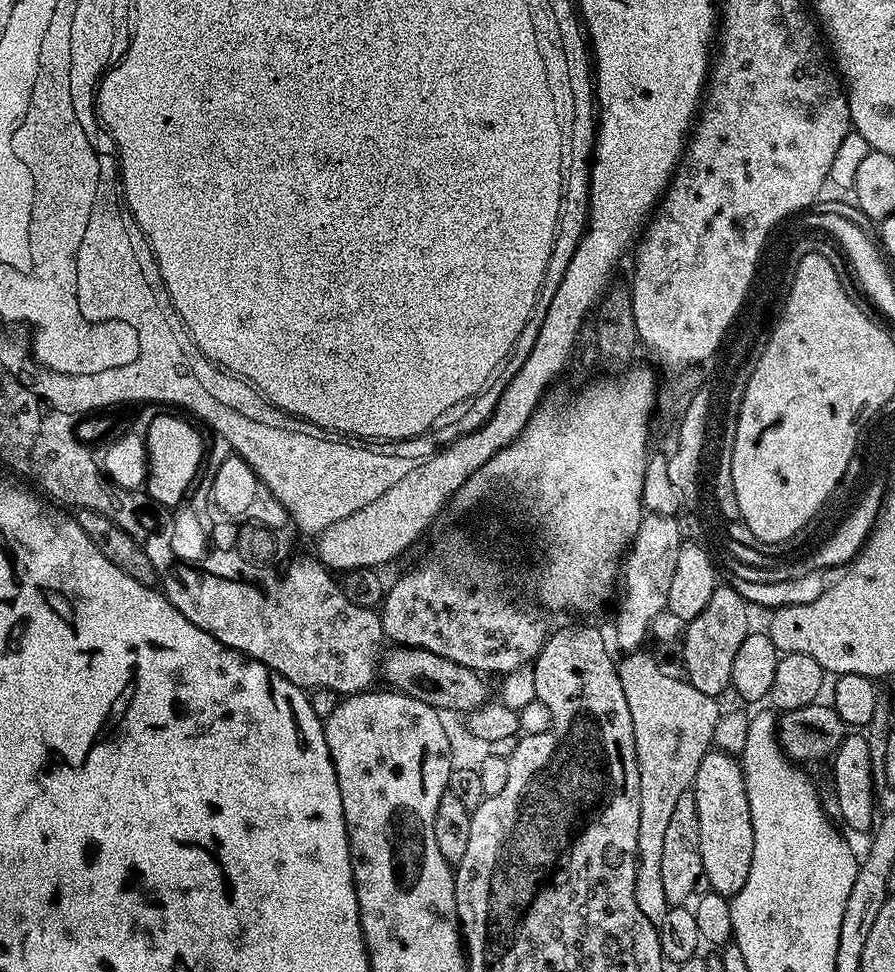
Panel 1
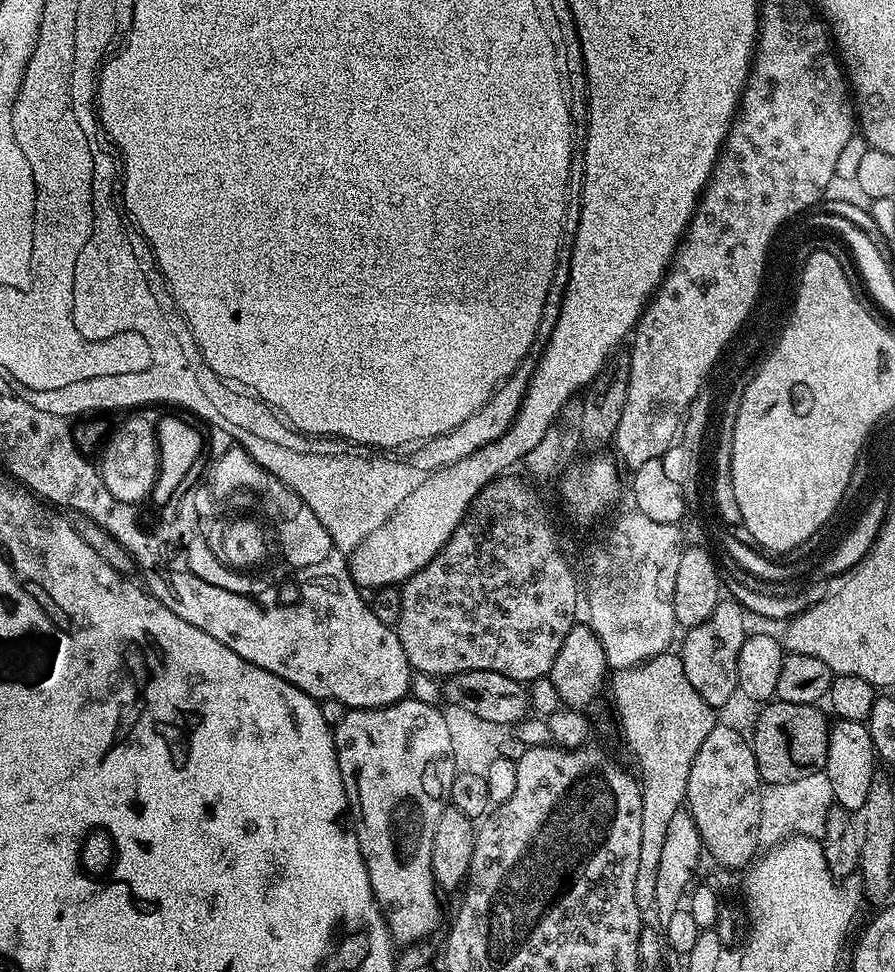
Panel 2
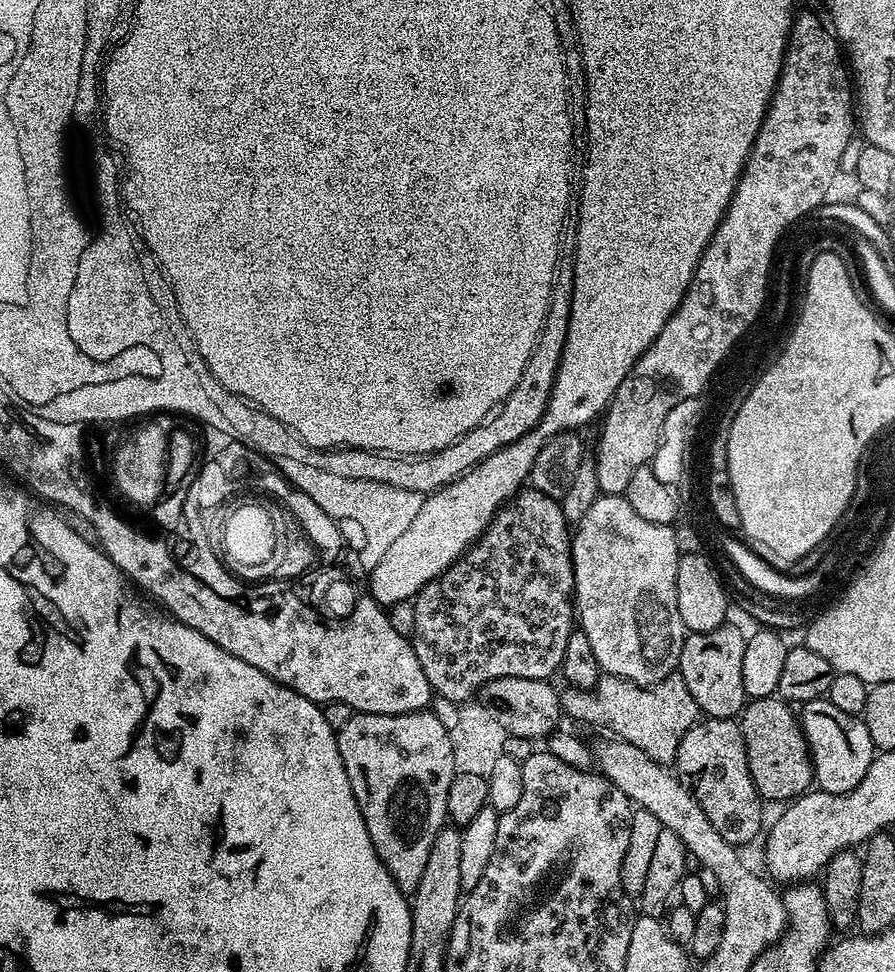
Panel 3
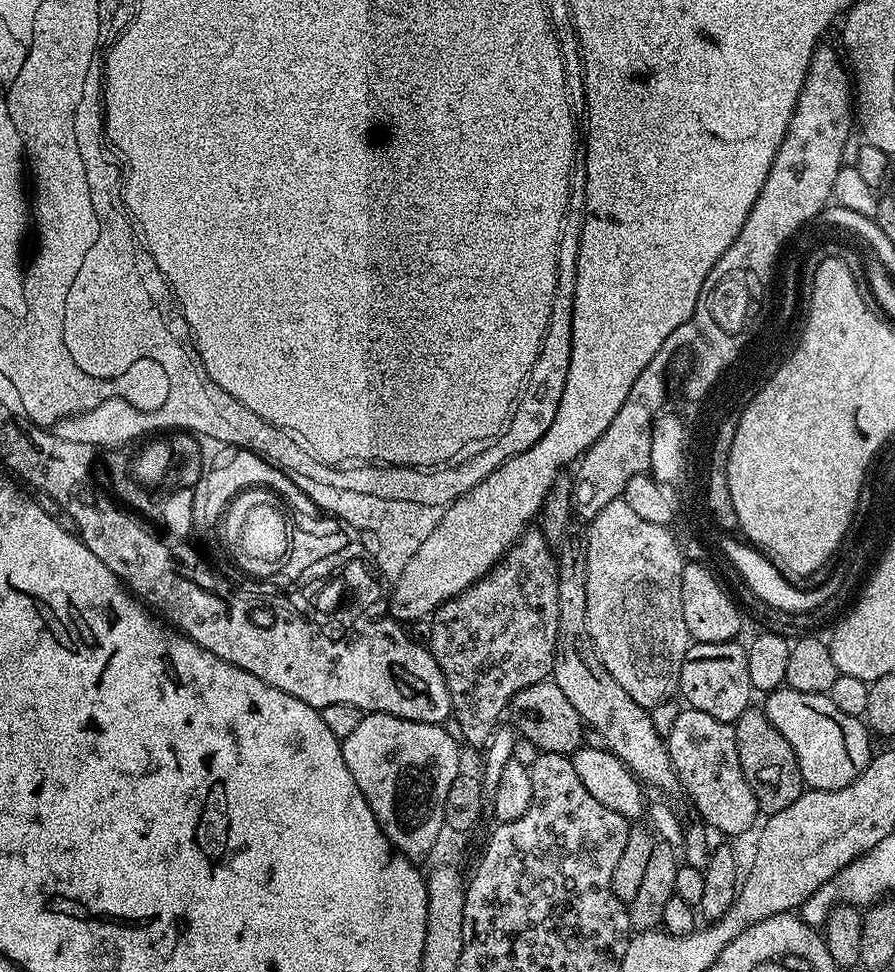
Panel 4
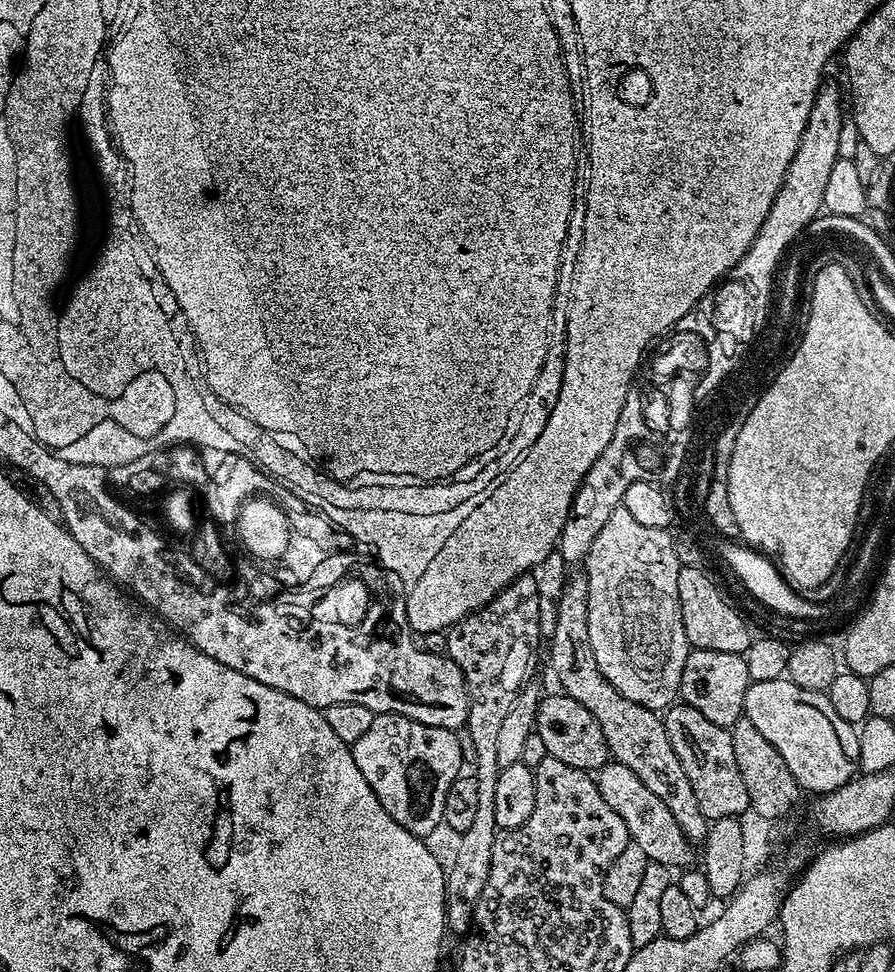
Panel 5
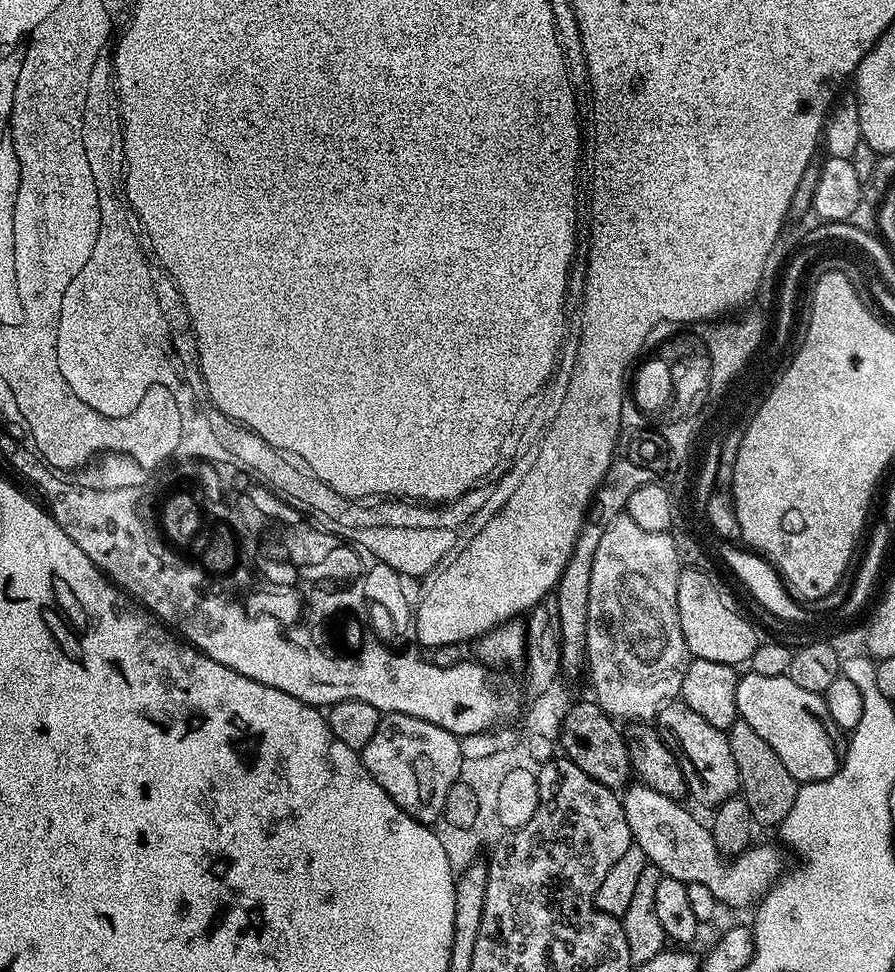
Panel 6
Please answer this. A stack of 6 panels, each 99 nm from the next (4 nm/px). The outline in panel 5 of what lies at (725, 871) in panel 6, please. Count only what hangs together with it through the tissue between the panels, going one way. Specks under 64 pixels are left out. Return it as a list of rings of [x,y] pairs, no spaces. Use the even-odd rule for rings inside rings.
[[[609,762],[599,768],[594,779],[598,794],[602,794],[602,802],[606,802],[606,806],[610,806],[610,810],[614,810],[622,822],[626,822],[629,841],[646,853],[649,862],[664,864],[670,870],[680,870],[693,863],[693,845],[679,828],[677,819],[633,771],[617,762]]]

